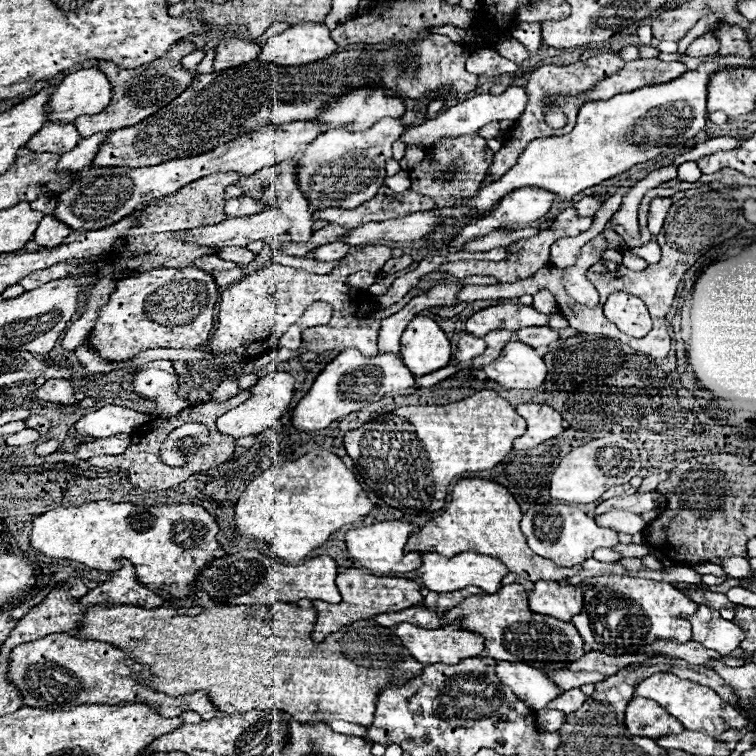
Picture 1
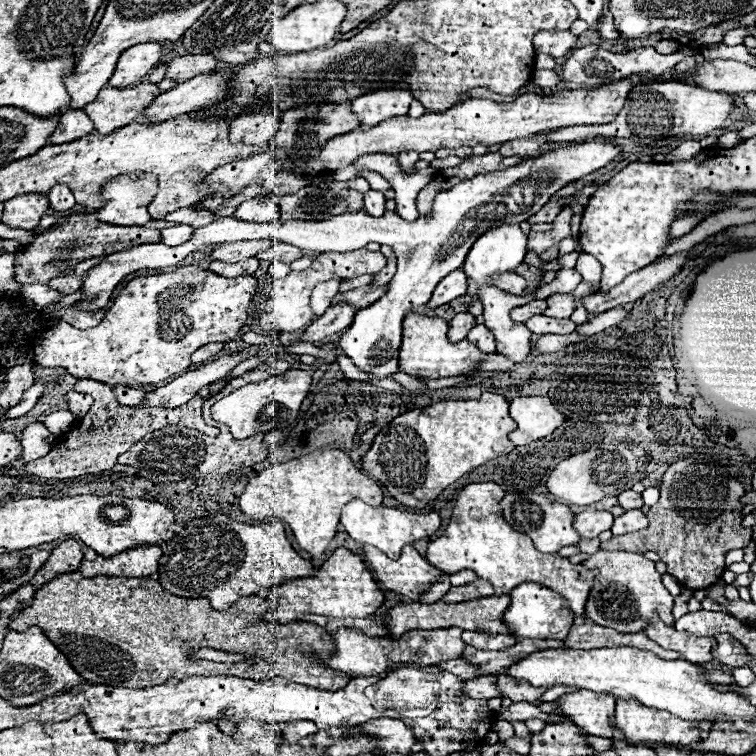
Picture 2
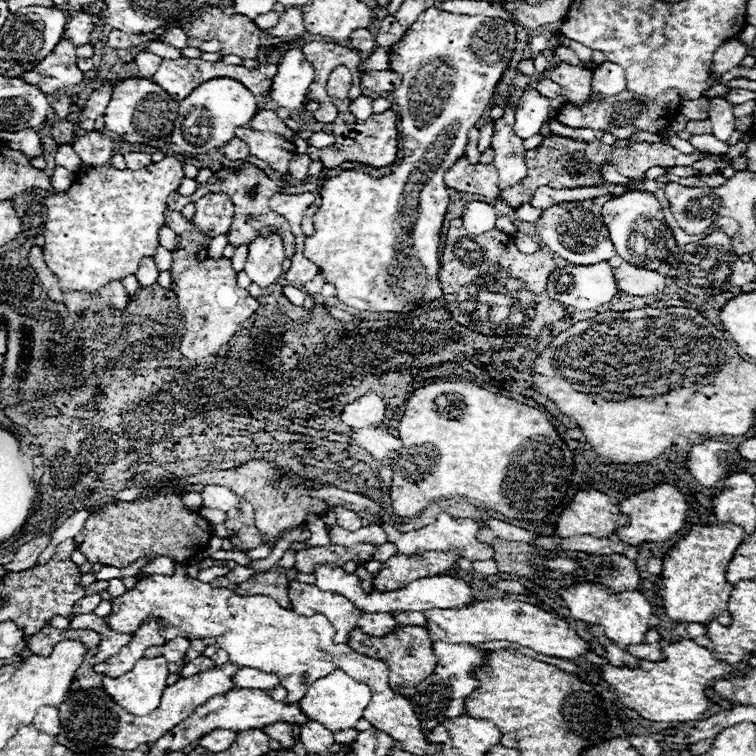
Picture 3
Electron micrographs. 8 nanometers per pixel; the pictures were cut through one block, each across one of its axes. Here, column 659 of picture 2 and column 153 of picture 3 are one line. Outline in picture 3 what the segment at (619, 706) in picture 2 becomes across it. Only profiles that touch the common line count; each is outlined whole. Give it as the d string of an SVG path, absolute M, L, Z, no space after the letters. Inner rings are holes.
M226 662L222 666L216 666L214 670L180 678L176 684L164 688L160 706L146 716L128 714L102 688L82 688L82 690L70 692L68 698L58 706L62 730L56 736L56 742L66 746L68 750L74 750L76 754L84 754L92 748L98 748L98 742L112 748L120 748L120 750L136 750L140 744L150 746L158 738L162 738L168 730L172 730L176 724L180 724L184 718L188 718L188 714L192 714L208 698L226 694L228 690L232 690L232 674L238 668L240 666L232 666L230 662Z

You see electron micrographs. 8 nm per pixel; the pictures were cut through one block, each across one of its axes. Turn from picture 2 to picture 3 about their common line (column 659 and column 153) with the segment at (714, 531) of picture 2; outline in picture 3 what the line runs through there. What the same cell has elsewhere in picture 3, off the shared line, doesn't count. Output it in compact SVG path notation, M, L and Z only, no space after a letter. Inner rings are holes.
M162 492L160 498L148 502L138 498L136 502L108 504L100 516L90 516L74 538L78 550L92 564L104 564L114 568L126 568L140 556L170 556L174 562L188 562L206 550L210 540L210 522L200 514L188 510L174 492Z

